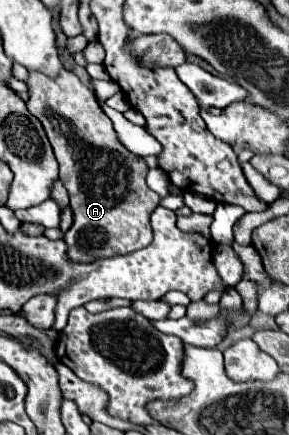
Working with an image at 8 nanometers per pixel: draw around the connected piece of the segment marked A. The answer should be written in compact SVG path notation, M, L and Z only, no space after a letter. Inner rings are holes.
M62 69L58 73L58 77L54 77L54 79L40 71L30 71L30 75L24 83L28 85L28 93L30 93L30 99L26 101L28 111L36 119L40 119L40 123L48 135L48 141L50 141L56 161L58 161L60 181L64 183L68 197L70 197L70 207L74 209L74 223L64 235L64 241L68 245L68 257L74 263L92 263L96 259L128 255L140 247L146 247L152 241L150 215L160 205L160 195L154 193L146 185L148 167L142 161L142 157L132 155L118 143L112 121L100 109L94 91L90 87L86 87L68 69Z

